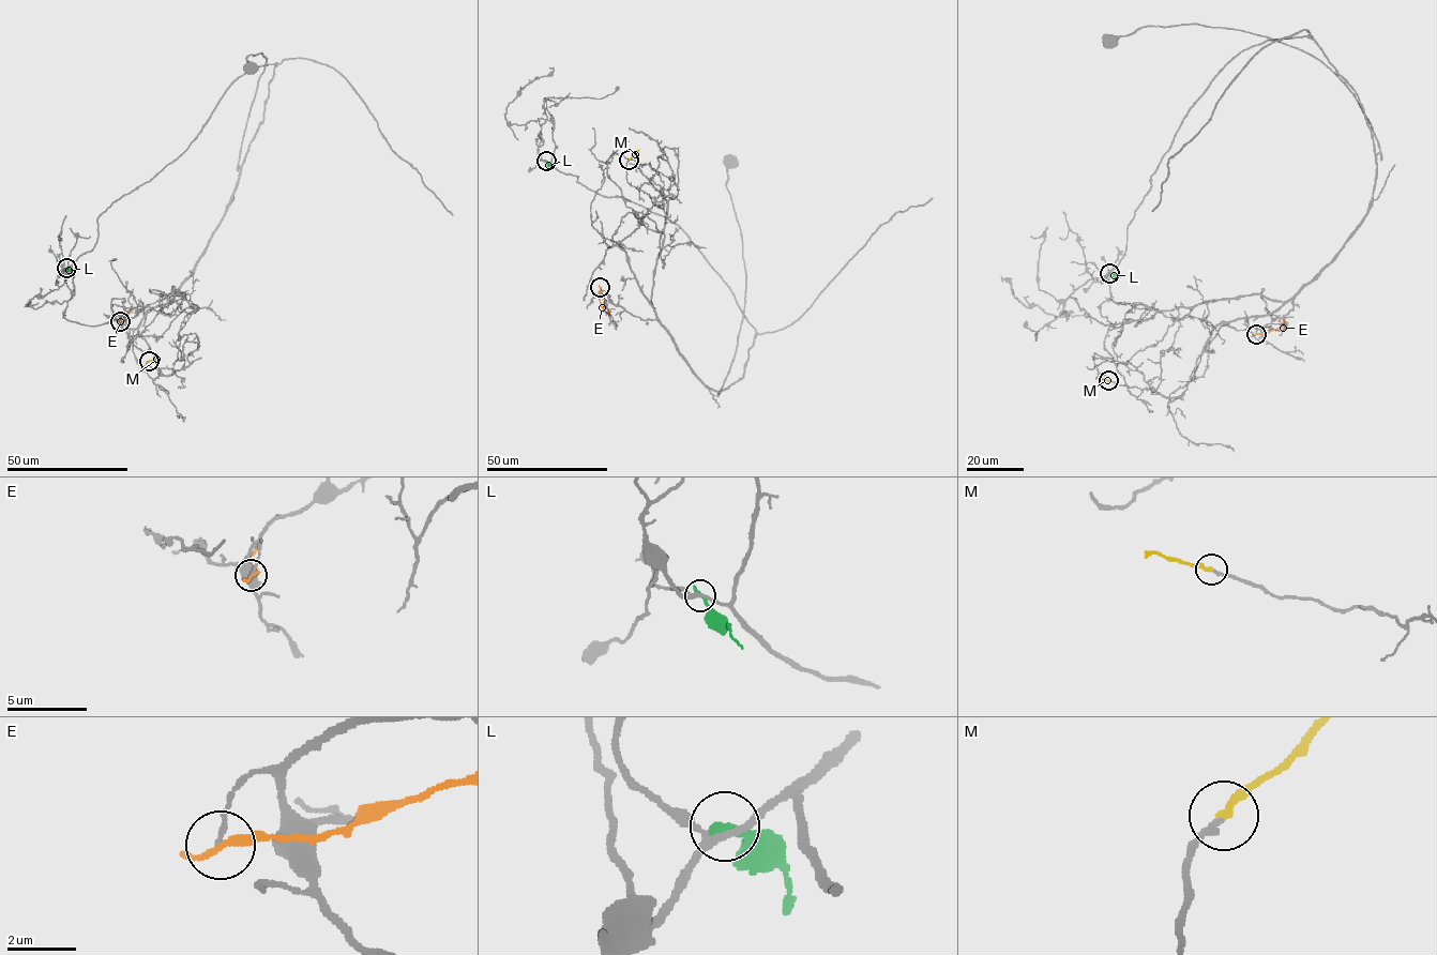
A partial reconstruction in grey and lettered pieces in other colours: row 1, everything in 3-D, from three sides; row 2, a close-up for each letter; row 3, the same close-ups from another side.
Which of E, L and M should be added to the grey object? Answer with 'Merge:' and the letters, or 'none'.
Merge: M

